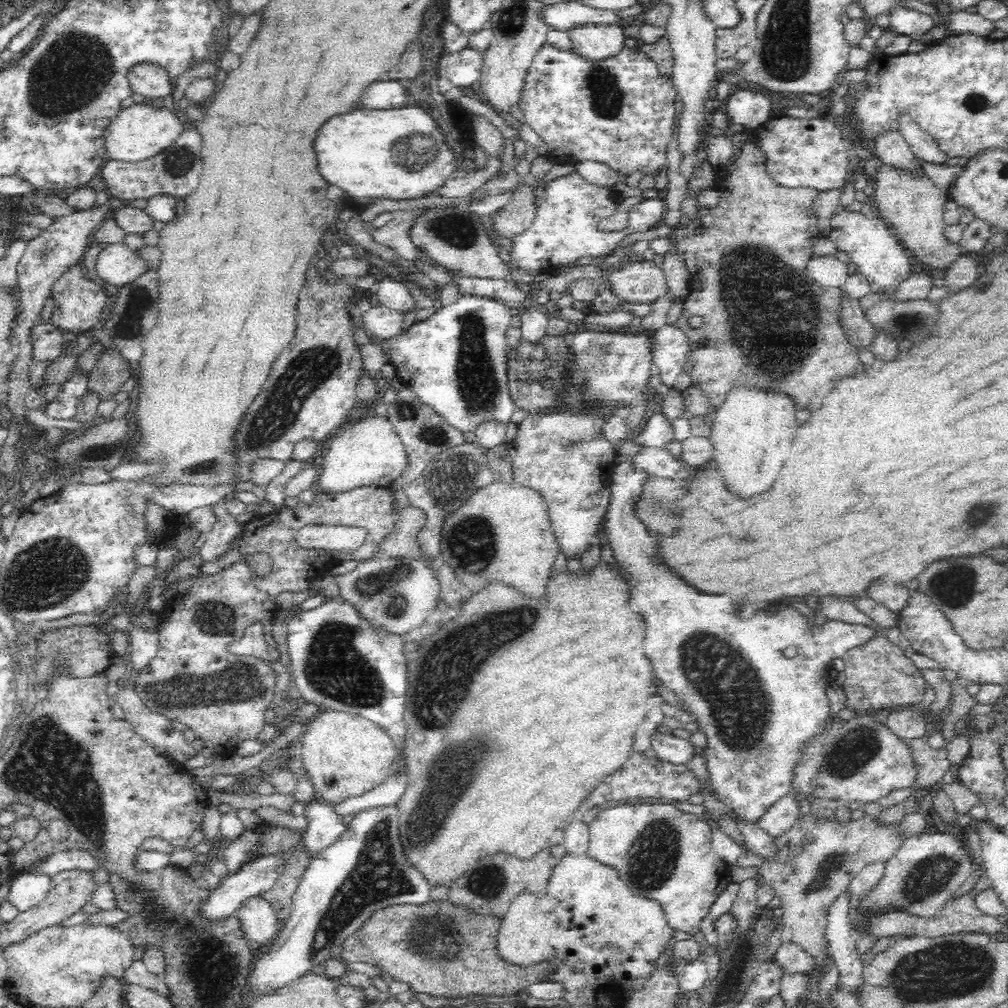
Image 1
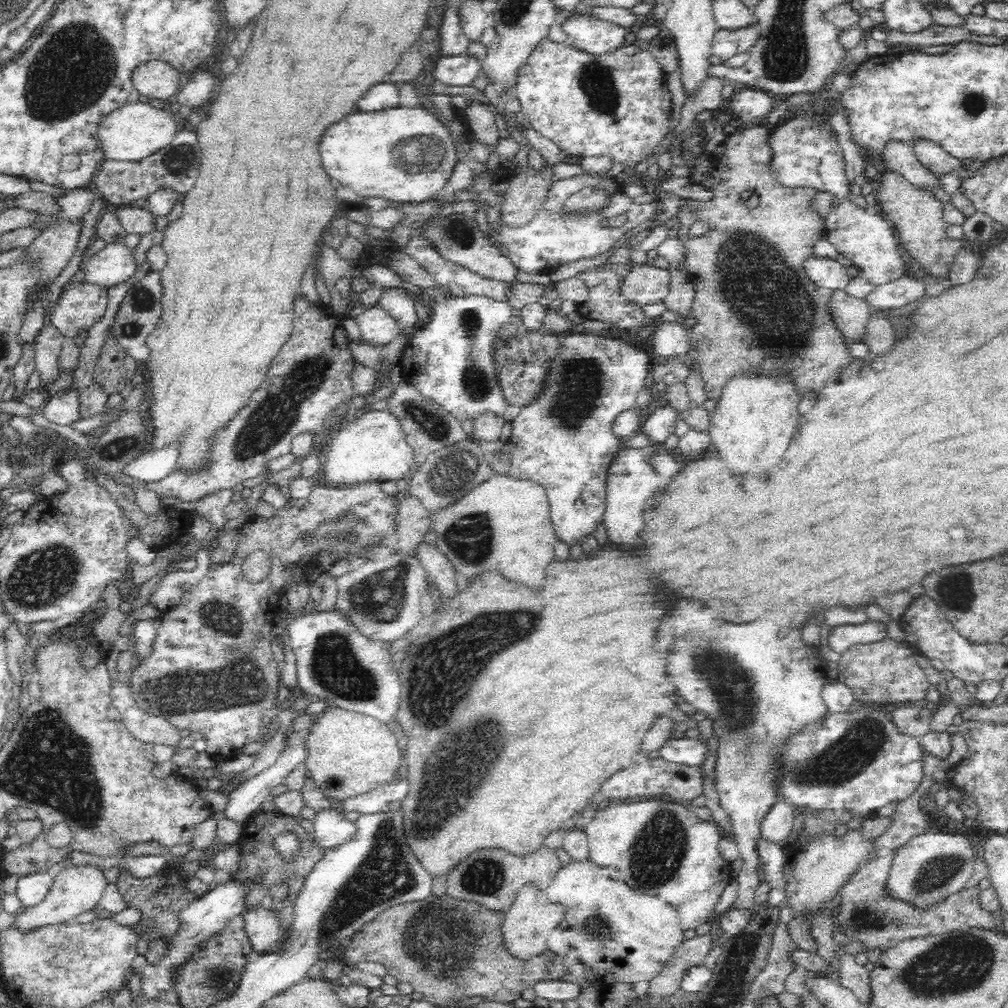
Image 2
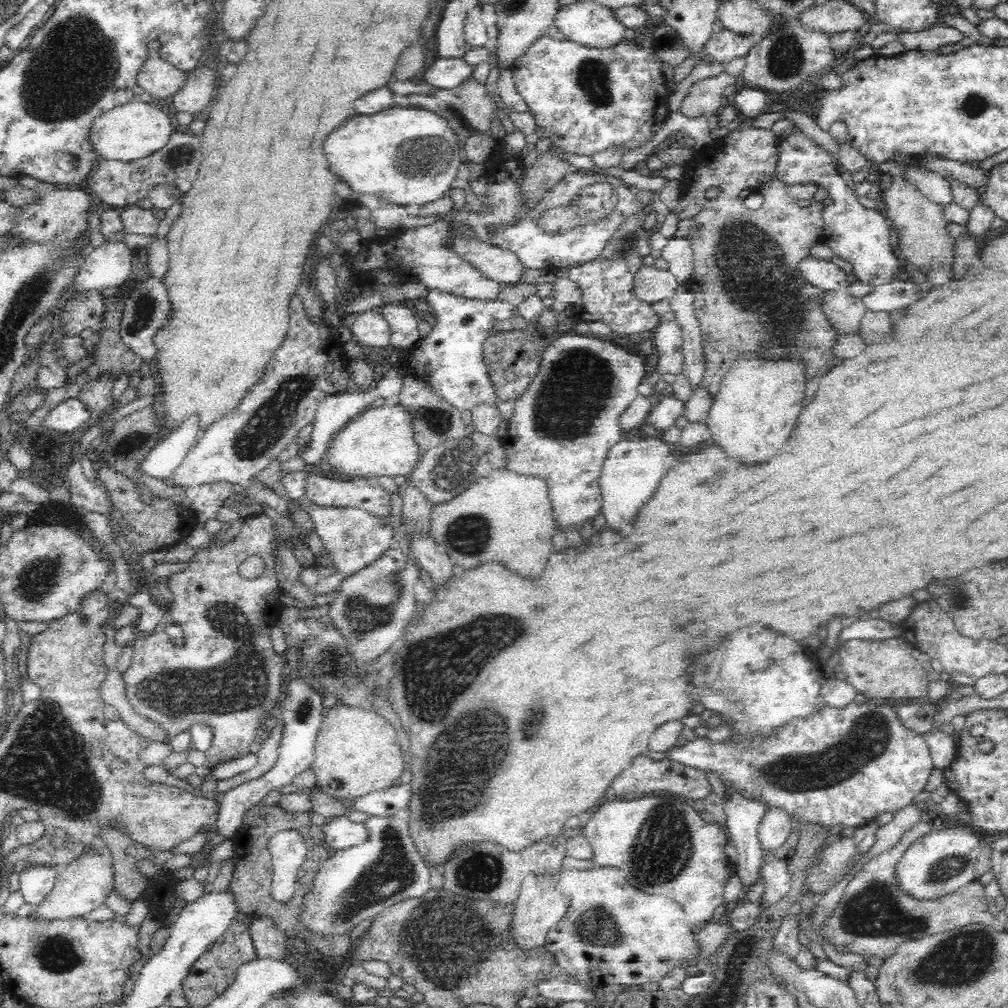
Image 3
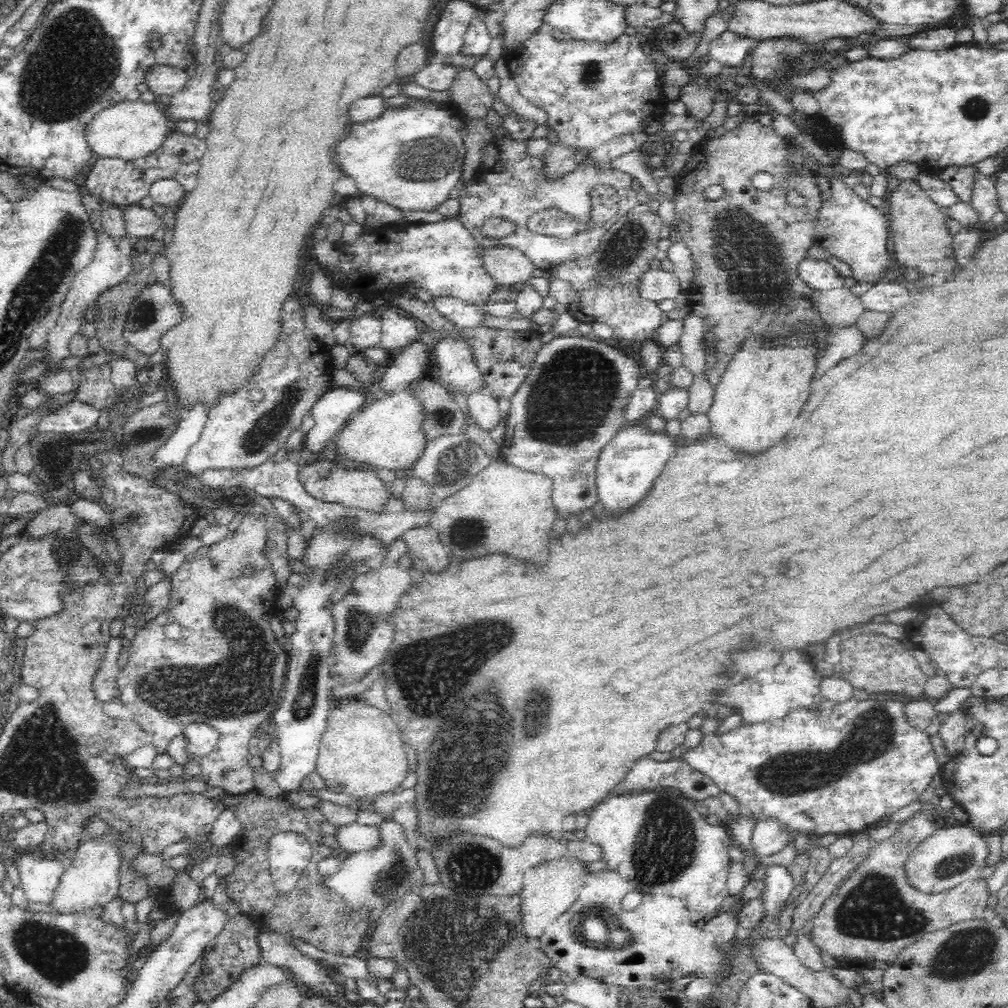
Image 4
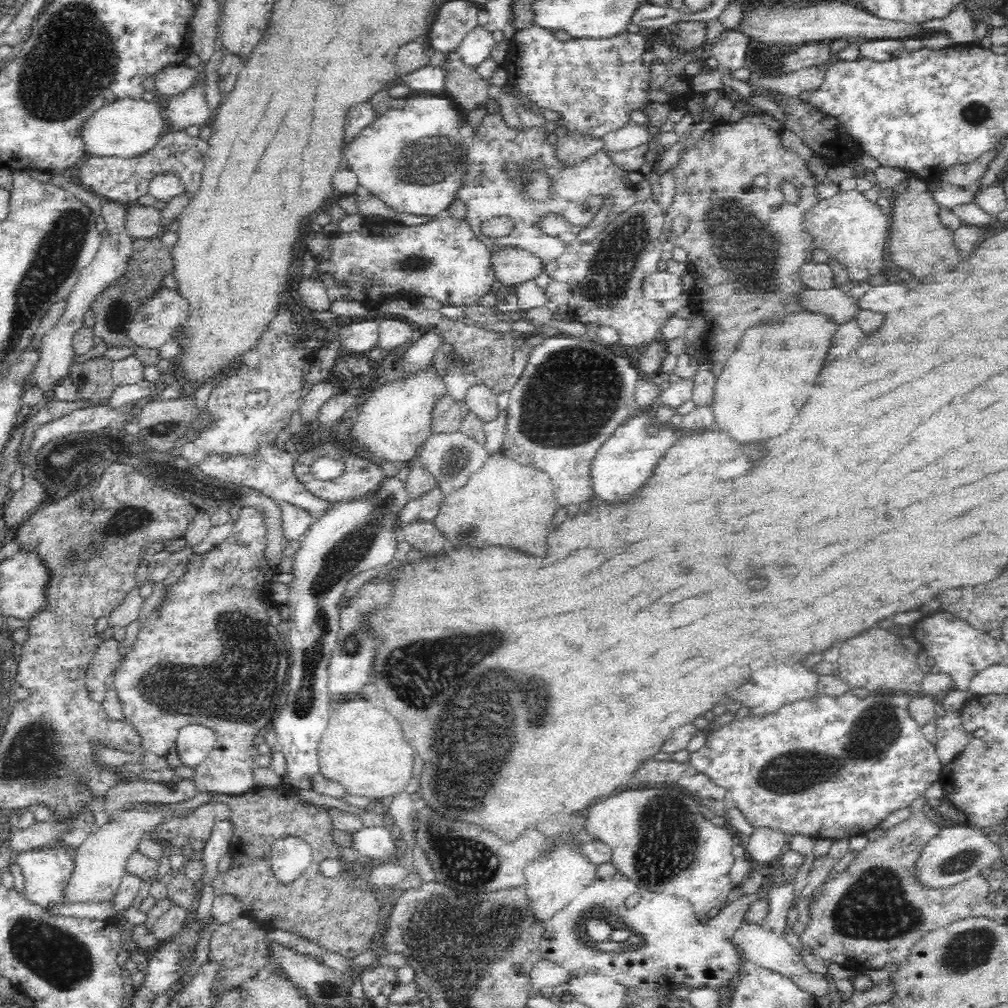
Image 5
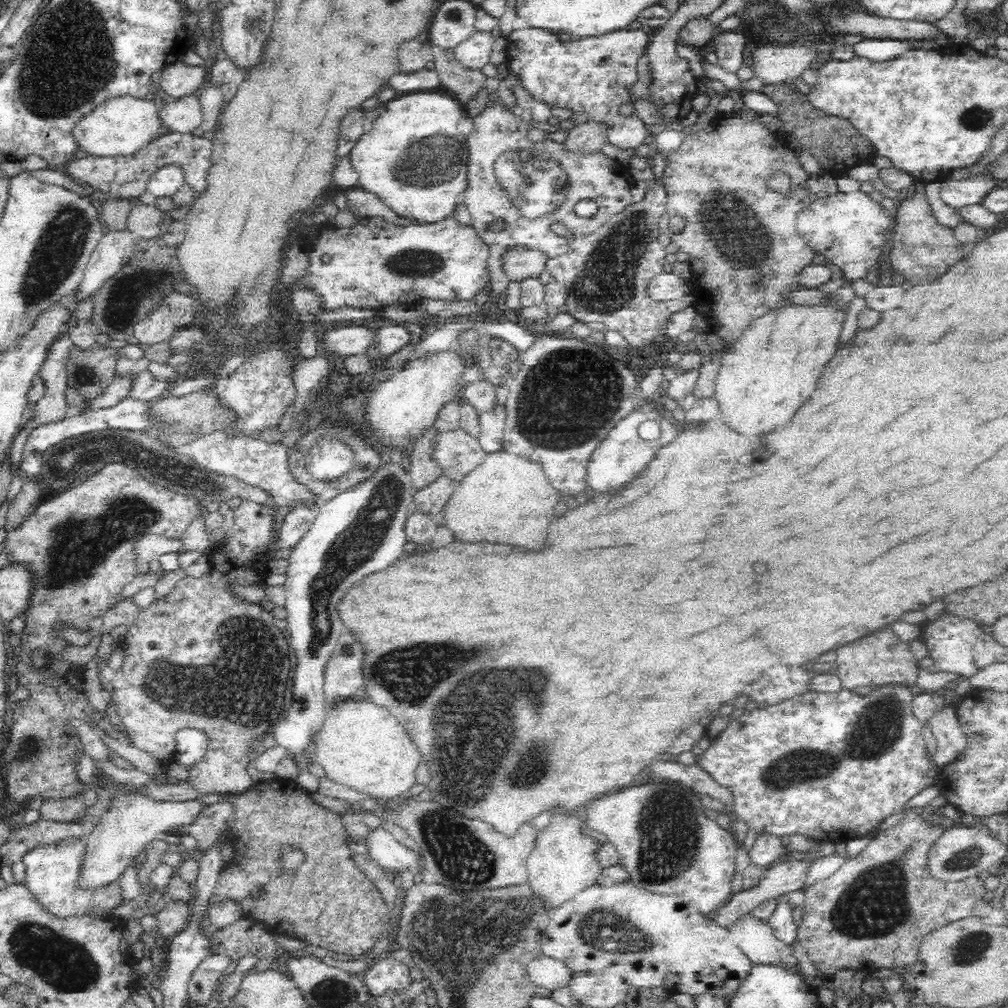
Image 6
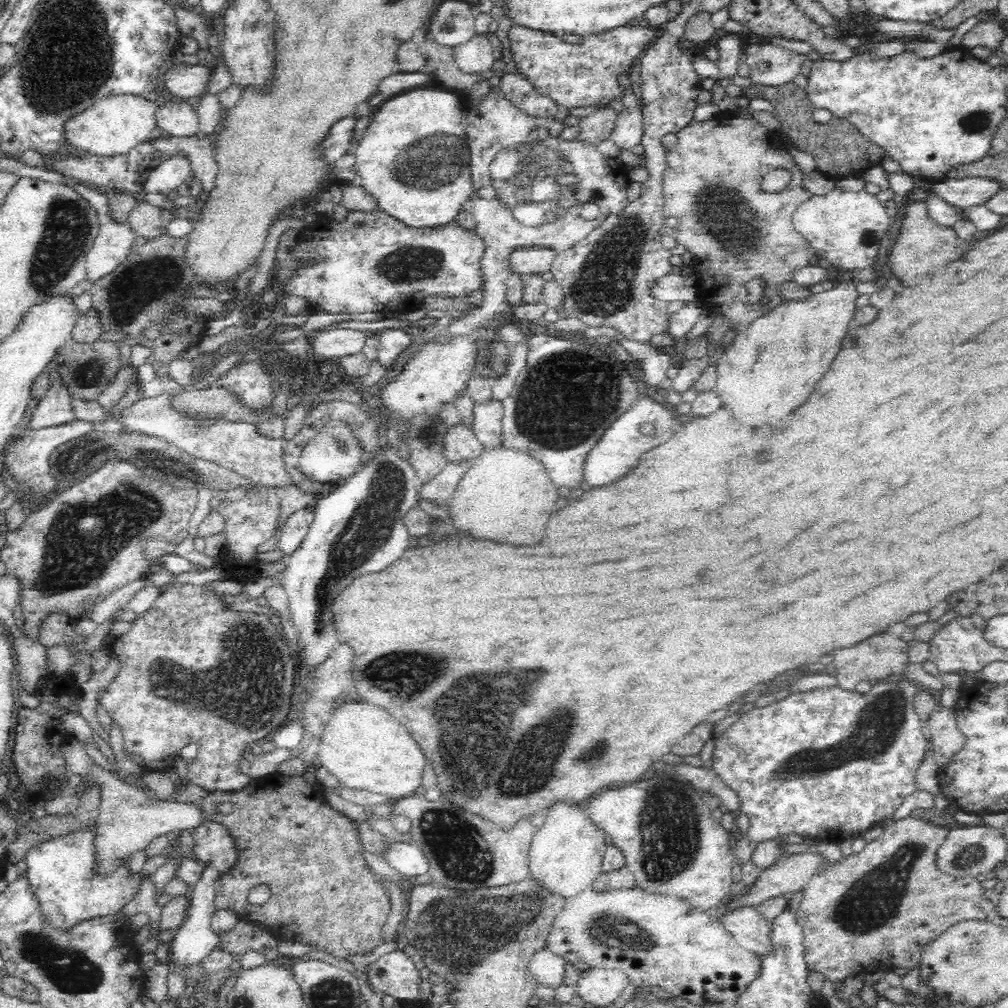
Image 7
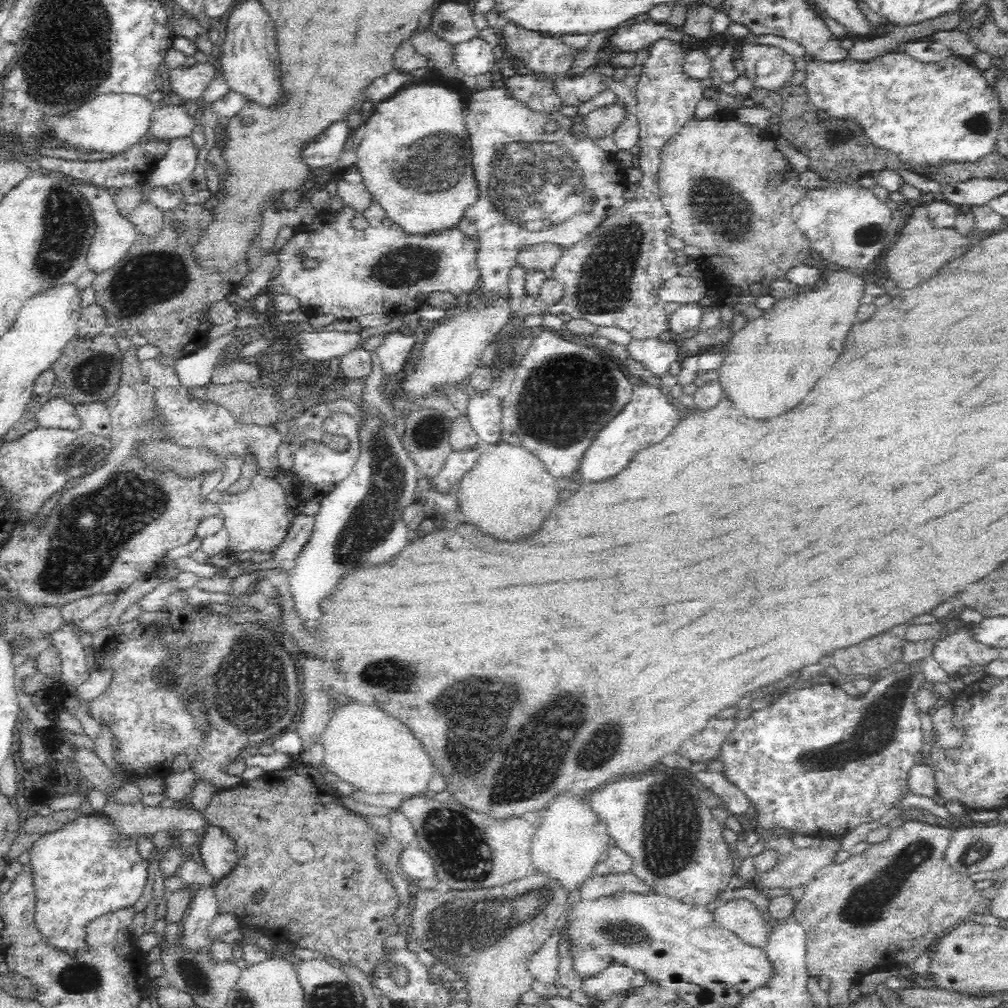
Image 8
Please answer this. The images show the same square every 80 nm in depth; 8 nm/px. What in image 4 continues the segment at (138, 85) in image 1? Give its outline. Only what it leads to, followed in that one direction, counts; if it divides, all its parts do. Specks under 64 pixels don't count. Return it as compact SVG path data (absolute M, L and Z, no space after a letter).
M156 66L152 68L143 82L155 96L172 96L180 90L190 80L192 68L181 69L173 66Z

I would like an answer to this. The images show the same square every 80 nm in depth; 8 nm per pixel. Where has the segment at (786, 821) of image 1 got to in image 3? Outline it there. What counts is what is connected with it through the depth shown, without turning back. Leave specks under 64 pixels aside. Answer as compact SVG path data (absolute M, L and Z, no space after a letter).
M779 808L766 810L757 828L757 837L763 852L778 850L778 847L786 842L793 828L794 822L788 818L786 812Z

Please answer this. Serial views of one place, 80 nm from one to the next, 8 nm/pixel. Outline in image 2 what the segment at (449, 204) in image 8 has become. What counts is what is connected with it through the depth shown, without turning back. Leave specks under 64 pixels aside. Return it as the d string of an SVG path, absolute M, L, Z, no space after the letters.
M398 106L376 112L359 110L326 130L320 142L320 152L324 160L324 170L334 178L332 181L336 186L350 186L360 200L361 196L384 196L386 201L417 205L438 196L459 162L451 132L446 130L444 122L440 122L428 110L414 106Z

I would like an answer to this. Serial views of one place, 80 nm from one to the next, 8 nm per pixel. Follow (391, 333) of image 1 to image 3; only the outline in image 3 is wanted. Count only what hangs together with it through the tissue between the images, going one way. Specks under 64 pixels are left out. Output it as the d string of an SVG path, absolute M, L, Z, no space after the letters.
M378 310L366 311L350 327L353 340L366 349L384 348L389 344L389 326Z

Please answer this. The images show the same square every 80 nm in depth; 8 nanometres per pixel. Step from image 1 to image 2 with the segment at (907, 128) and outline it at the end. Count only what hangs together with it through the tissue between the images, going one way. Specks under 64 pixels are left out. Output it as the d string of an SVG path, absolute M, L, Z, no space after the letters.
M922 140L920 143L917 143L914 152L915 158L928 170L938 174L938 176L956 174L959 184L962 184L968 178L972 178L972 170L964 168L958 158L949 156L938 145L934 145L928 140Z

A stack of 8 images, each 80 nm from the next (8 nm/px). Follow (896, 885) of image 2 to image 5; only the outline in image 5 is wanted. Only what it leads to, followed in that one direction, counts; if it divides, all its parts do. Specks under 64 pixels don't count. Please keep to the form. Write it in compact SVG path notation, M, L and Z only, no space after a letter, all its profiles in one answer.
M966 823L953 827L944 827L938 836L924 846L918 862L916 877L928 887L942 888L955 885L963 880L975 878L984 868L993 867L1000 856L1000 848L988 838L990 830L980 827L968 827Z

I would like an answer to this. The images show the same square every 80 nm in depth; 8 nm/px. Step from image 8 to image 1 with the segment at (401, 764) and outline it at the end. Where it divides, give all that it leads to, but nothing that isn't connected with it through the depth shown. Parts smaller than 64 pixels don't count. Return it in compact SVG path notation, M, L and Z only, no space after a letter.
M334 710L321 711L306 726L299 738L302 743L300 755L316 794L323 802L336 804L368 792L382 784L390 775L400 749L390 734L380 725L360 715Z

